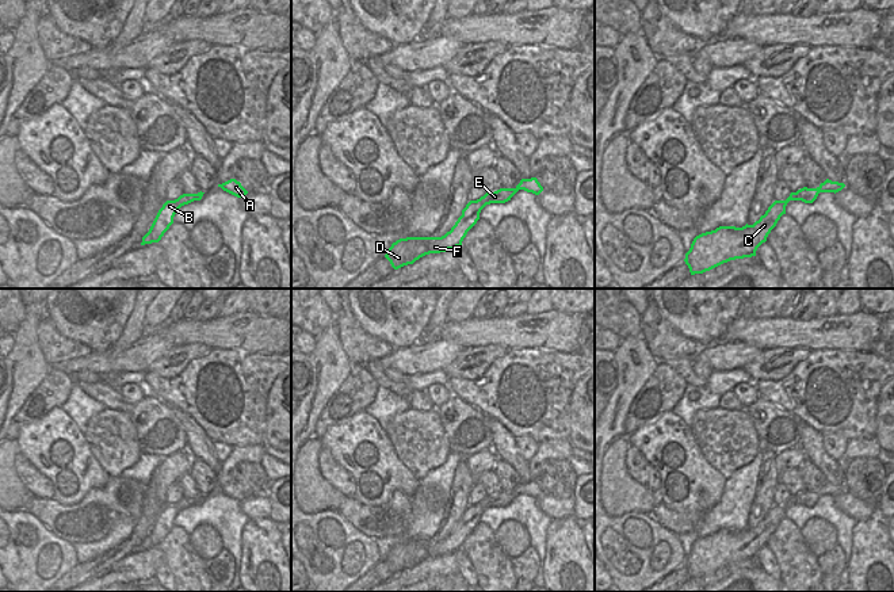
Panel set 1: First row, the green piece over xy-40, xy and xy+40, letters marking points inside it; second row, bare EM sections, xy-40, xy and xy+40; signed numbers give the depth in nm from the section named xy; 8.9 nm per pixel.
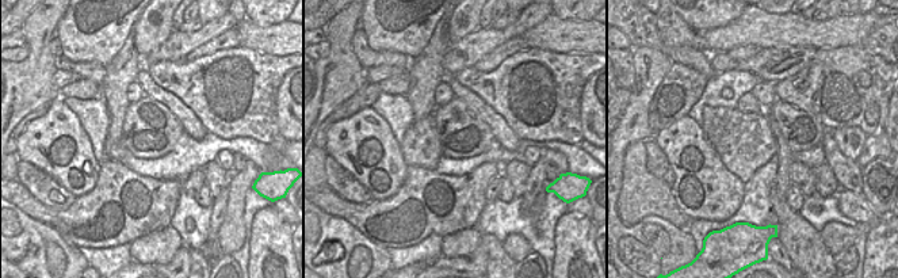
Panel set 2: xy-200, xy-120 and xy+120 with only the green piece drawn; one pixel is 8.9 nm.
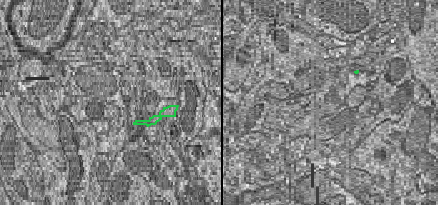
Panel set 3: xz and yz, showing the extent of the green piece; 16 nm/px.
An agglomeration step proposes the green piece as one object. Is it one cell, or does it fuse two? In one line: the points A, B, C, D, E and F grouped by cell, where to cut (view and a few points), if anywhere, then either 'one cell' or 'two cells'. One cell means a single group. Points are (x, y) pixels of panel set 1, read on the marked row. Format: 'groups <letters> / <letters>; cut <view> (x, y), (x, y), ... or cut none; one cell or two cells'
groups A B C D E F; cut none; one cell

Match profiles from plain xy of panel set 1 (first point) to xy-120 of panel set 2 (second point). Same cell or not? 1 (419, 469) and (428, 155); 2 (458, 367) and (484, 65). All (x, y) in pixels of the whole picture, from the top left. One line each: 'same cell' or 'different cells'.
1: same cell
2: same cell

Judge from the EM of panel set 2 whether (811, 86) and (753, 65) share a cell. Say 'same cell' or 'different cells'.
different cells

